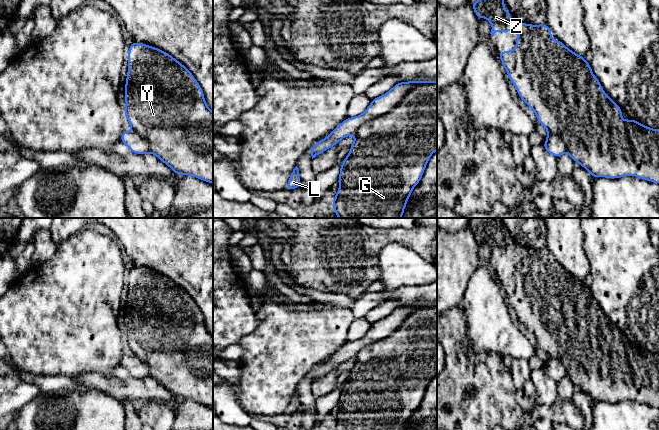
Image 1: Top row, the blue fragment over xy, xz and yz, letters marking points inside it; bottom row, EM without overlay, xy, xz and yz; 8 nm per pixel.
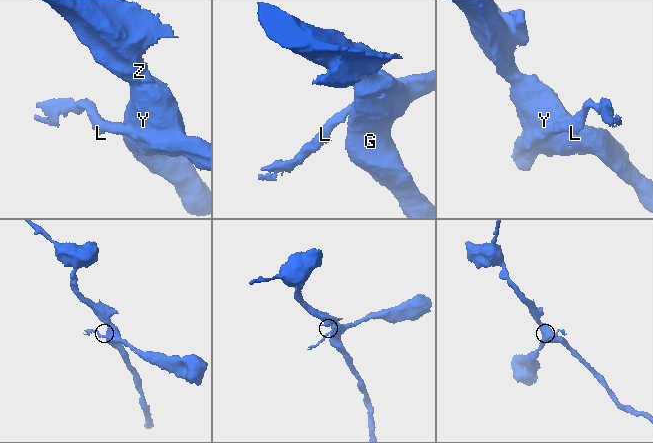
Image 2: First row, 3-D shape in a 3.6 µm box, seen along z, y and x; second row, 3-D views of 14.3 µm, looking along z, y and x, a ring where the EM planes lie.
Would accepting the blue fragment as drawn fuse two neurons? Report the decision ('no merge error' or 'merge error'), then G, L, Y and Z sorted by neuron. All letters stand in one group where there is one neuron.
merge error; G Y Z / L

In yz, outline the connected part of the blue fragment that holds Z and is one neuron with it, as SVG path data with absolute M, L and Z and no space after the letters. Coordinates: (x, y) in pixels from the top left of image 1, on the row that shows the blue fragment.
M472 0L471 6L477 18L487 18L492 29L491 35L508 33L517 28L517 41L512 51L499 51L498 55L514 84L520 99L524 100L528 108L534 110L537 121L541 123L548 134L559 135L566 145L566 152L570 157L590 172L592 178L606 177L617 179L623 176L637 176L650 182L659 184L659 130L642 125L629 118L626 122L622 118L622 109L602 89L602 85L593 75L590 63L583 56L578 55L566 47L560 40L551 40L553 33L548 24L531 25L514 19L510 21L511 12L503 10L504 0Z

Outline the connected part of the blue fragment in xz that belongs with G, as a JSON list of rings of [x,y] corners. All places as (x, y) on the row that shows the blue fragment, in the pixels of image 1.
[[[437,83],[416,85],[403,97],[396,107],[388,113],[363,124],[355,135],[355,140],[350,146],[350,152],[340,166],[338,179],[340,188],[332,200],[334,214],[338,215],[339,218],[401,218],[413,188],[420,182],[431,155],[437,150]]]

